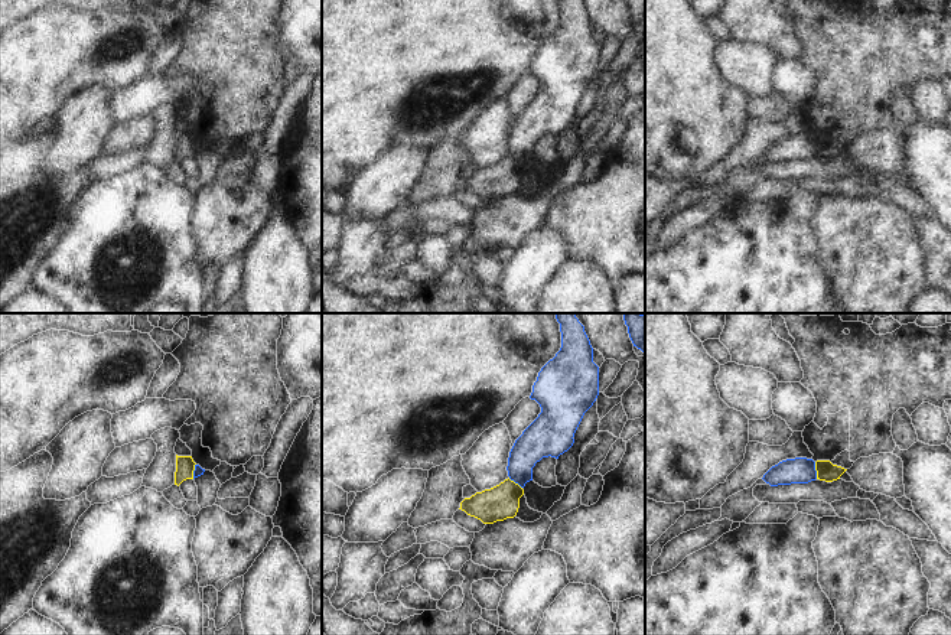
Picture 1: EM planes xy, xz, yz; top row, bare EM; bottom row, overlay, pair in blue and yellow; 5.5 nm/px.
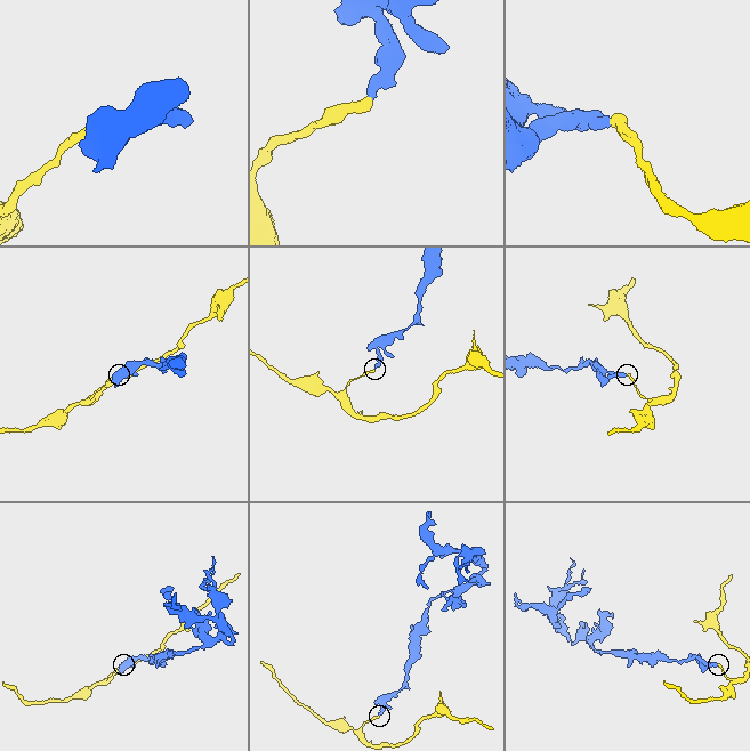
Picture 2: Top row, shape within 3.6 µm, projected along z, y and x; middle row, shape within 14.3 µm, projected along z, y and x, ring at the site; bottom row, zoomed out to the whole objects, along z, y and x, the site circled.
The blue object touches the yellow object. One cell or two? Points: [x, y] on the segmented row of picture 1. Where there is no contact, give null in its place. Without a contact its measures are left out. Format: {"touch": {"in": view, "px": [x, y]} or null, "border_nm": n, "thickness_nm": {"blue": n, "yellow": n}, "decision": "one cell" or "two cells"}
{"touch": {"in": "yz", "px": [816, 471]}, "border_nm": 100, "thickness_nm": {"blue": 140, "yellow": 110}, "decision": "two cells"}

